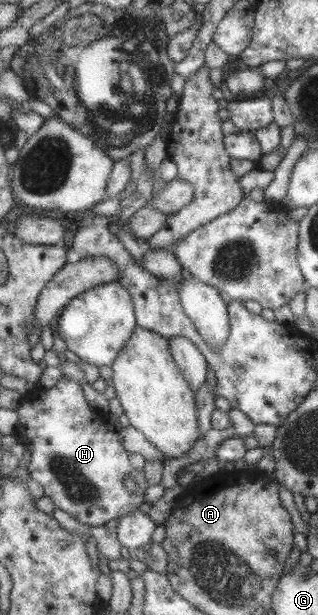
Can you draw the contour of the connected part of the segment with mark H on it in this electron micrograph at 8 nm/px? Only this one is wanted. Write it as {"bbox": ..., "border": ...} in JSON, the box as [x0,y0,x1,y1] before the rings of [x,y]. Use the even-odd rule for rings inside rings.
{"bbox":[17,376,149,527],"border":[[[65,376],[53,387],[45,390],[43,387],[40,392],[30,394],[30,398],[26,396],[17,411],[20,415],[17,432],[22,436],[23,443],[31,454],[29,462],[31,478],[44,488],[45,496],[49,497],[60,510],[92,527],[109,526],[146,504],[149,482],[145,470],[134,469],[123,436],[110,430],[106,414],[88,402],[82,383]],[[128,475],[133,476],[138,483],[138,490],[134,494],[124,484],[124,479]]]}

